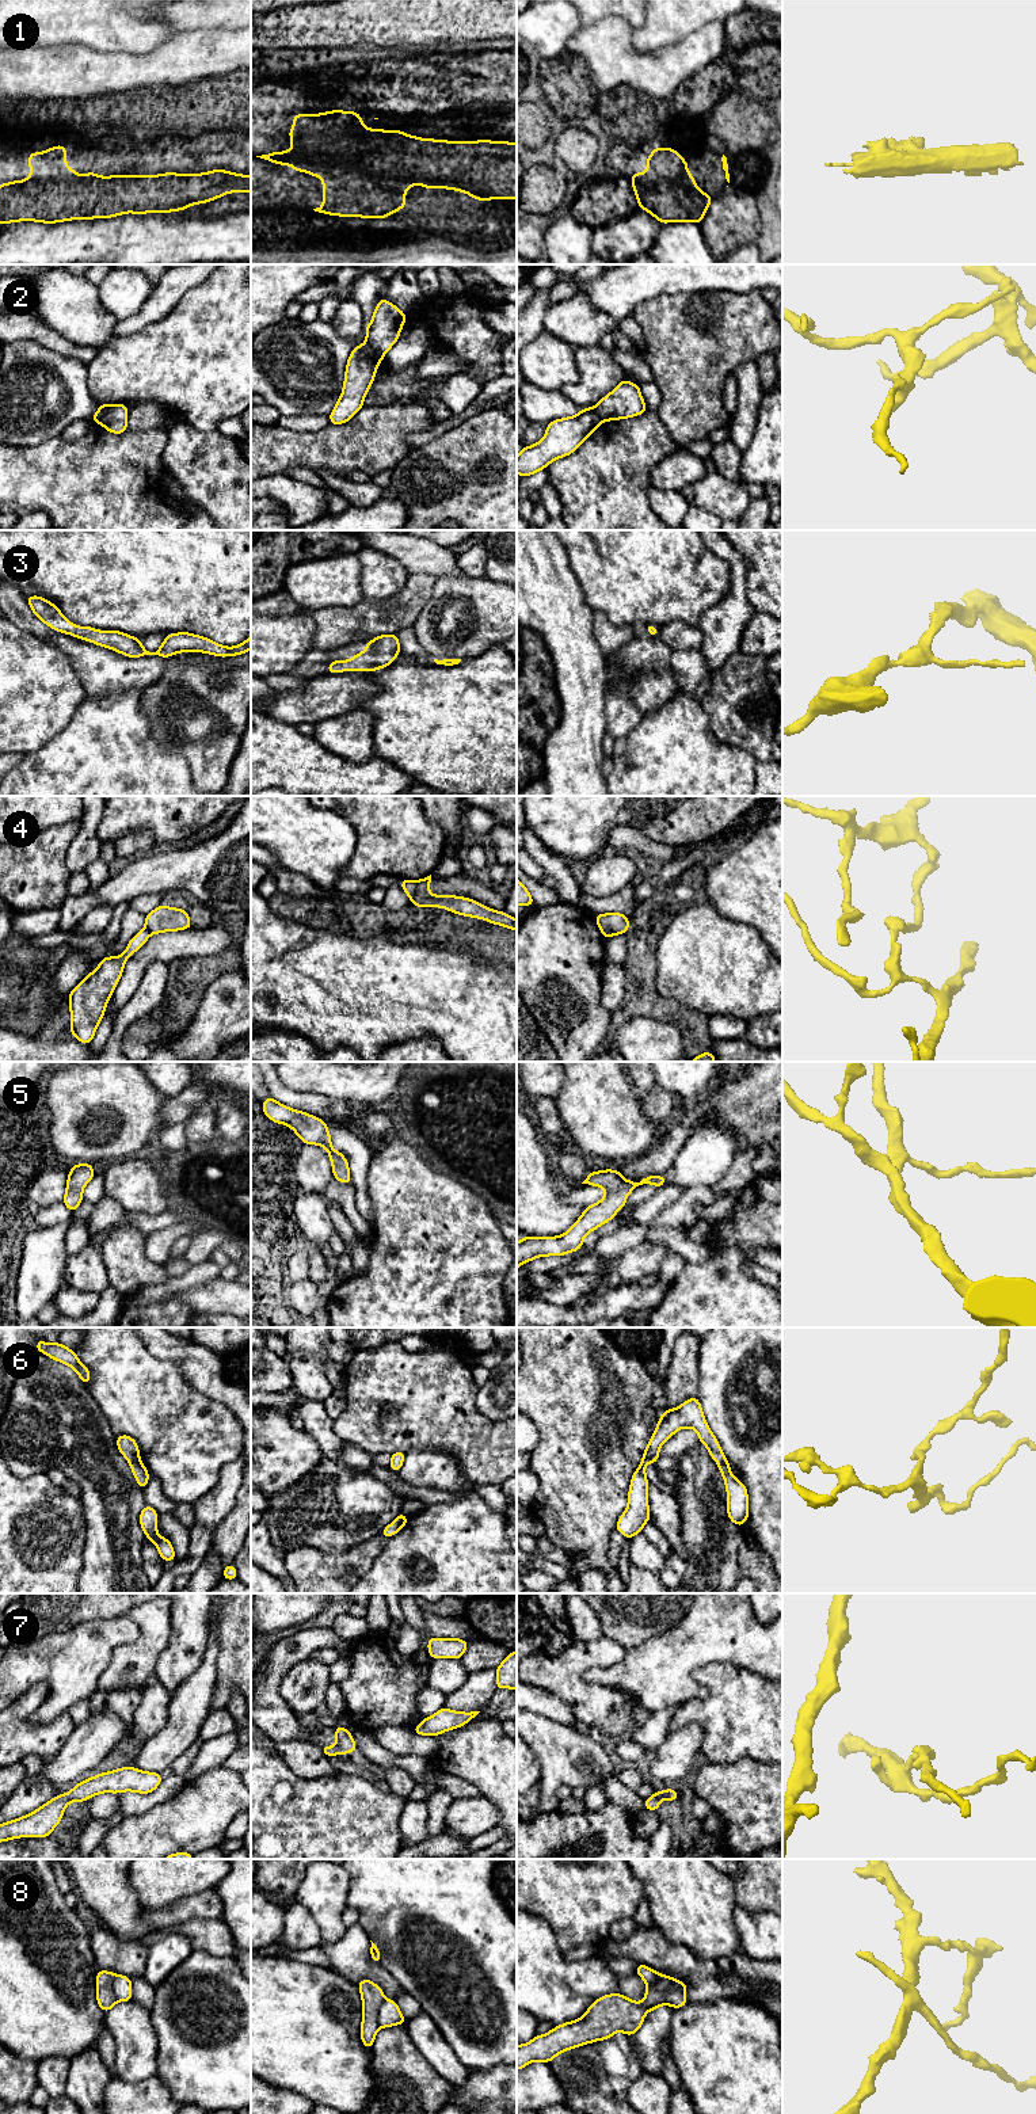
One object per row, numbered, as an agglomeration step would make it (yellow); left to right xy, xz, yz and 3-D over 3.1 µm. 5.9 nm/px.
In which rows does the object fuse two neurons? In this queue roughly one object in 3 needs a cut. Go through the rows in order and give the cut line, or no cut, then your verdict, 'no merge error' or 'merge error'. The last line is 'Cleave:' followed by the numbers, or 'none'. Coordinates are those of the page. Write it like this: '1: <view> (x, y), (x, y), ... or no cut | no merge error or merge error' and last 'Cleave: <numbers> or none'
1: xz (313, 148), (311, 152), (288, 152) | merge error
2: xy (113, 404), (99, 422) | merge error
3: no cut | no merge error
4: xz (415, 882), (415, 892), (411, 898) | merge error
5: no cut | no merge error
6: no cut | no merge error
7: no cut | no merge error
8: xz (384, 1998), (379, 2008), (379, 2026) | merge error
Cleave: 1, 2, 4, 8

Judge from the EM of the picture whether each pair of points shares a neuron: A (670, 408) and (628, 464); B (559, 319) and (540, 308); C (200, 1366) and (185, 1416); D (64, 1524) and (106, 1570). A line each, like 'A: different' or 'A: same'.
A: different
B: different
C: different
D: different

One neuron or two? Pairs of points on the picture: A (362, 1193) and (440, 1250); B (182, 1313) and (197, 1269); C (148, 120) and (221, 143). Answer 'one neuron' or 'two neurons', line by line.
A: two neurons
B: two neurons
C: two neurons

